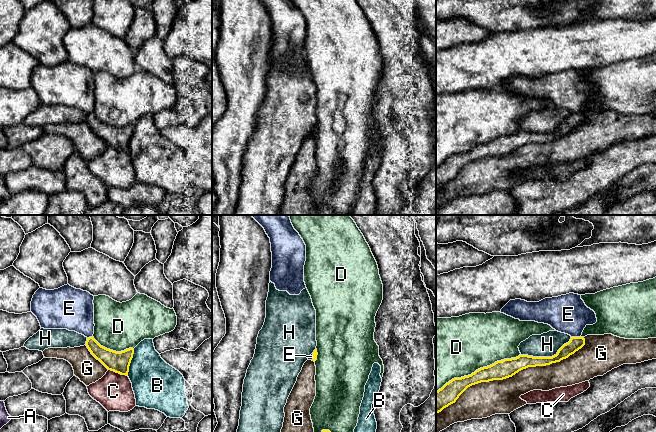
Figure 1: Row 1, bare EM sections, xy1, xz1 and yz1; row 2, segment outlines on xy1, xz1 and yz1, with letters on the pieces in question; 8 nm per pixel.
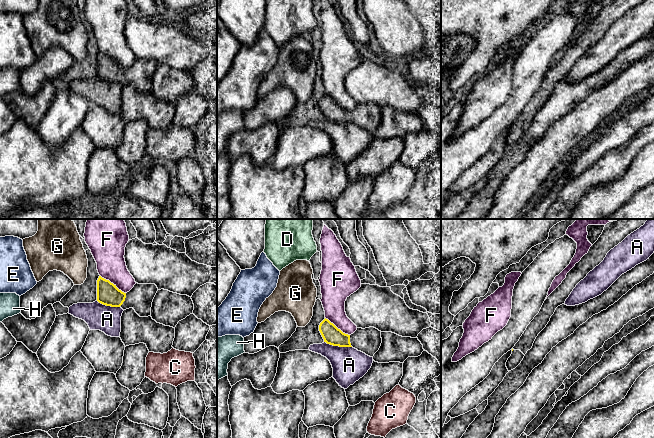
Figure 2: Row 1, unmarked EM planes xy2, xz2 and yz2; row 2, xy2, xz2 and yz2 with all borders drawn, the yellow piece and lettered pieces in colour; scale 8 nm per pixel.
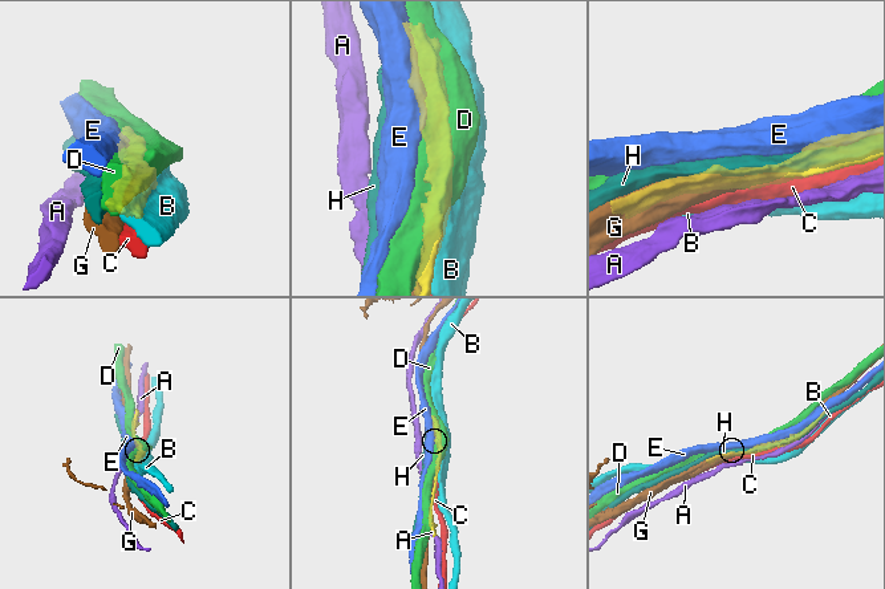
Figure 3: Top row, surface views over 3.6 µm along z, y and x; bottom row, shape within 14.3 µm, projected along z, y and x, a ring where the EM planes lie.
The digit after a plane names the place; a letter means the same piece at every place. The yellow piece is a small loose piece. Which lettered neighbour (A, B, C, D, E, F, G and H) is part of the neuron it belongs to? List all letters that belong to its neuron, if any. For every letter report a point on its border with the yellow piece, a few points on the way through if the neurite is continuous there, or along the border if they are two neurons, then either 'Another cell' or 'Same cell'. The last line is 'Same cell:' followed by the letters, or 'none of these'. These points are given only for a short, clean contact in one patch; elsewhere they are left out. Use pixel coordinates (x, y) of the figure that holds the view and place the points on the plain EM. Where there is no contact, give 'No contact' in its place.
A: Touches yellow at xz2 (338, 121). Another cell
B: Touches yellow at xy1 (130, 138). Another cell
C: Touches yellow at xy1 (118, 148). Another cell
D: Touches yellow at yz1 (478, 145). Another cell
E: Touches yellow at yz1 (575, 113). Boundary: yz1 (580, 111), (571, 113). Another cell
F: Touches yellow at xy2 (112, 59). Another cell
G: Touches yellow at yz1 (512, 151). Another cell
H: Touches yellow at yz1 (547, 133). Another cell
Same cell: none of these

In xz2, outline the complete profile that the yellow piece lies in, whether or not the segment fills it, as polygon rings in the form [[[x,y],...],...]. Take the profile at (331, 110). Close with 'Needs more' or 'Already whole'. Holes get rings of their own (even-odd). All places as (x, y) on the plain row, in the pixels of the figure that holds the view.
[[[325,94],[319,101],[319,107],[327,120],[353,123],[370,133],[374,132],[382,119],[381,107],[374,103],[357,104],[353,110],[348,111]]]. Needs more

